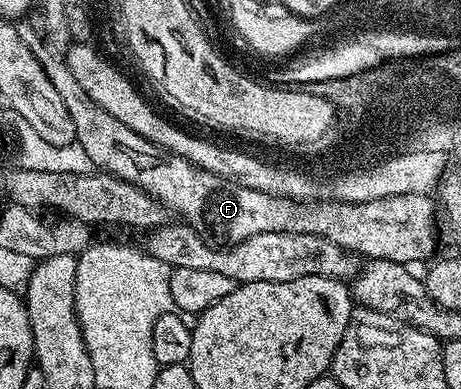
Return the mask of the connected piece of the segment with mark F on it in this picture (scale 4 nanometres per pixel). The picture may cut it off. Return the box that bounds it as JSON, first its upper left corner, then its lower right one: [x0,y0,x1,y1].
[17,23,440,266]

